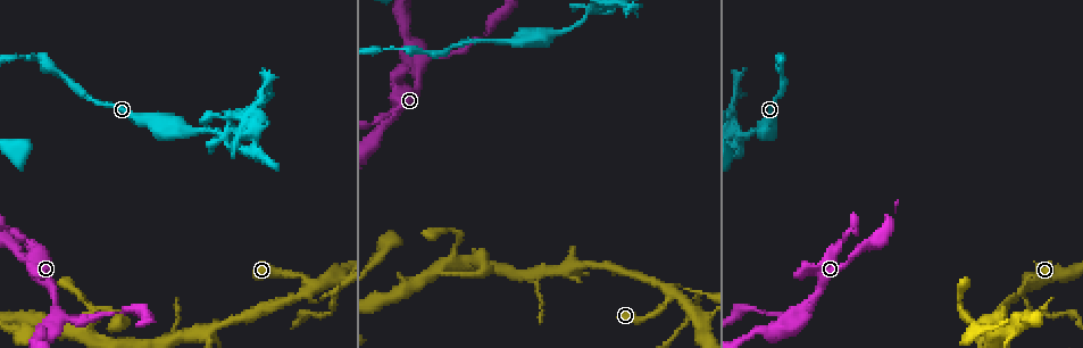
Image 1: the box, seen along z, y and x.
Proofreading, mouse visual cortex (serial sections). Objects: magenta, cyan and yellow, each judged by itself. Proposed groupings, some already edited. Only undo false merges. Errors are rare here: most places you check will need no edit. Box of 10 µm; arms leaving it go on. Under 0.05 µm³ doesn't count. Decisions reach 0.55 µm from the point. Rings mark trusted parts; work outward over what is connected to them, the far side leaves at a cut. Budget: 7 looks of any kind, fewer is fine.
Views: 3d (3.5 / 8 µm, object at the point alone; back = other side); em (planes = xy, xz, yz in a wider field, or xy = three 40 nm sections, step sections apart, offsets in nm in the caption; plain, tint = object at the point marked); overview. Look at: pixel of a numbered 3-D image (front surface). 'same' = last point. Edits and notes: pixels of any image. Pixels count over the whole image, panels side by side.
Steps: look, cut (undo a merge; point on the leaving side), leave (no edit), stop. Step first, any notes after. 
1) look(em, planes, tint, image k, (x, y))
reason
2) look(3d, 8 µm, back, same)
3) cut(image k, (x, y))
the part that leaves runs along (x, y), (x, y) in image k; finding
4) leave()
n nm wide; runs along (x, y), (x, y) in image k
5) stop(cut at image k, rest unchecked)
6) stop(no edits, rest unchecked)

look(3d, 8 µm, back, image 1, (221, 132))
abrupt turn

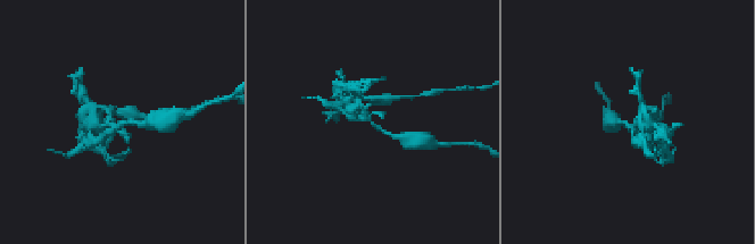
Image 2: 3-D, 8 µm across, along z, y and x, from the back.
look(em, planes, tint, same)
shape alone is not enough

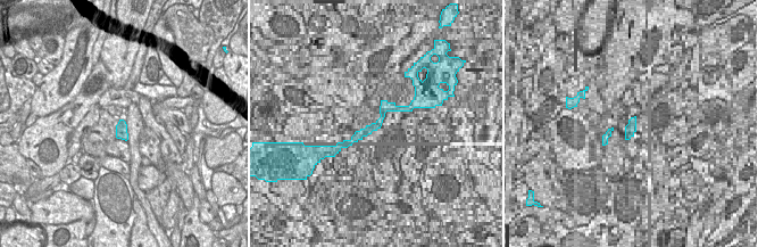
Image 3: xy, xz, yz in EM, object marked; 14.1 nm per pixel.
cut(image 2, (649, 115))
the part that leaves runs along (633, 126), (640, 123), (641, 100) in image 2; a second cell is stuck on

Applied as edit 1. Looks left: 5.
look(3d, 8 µm, back, image 1, (420, 61))
three arms meet

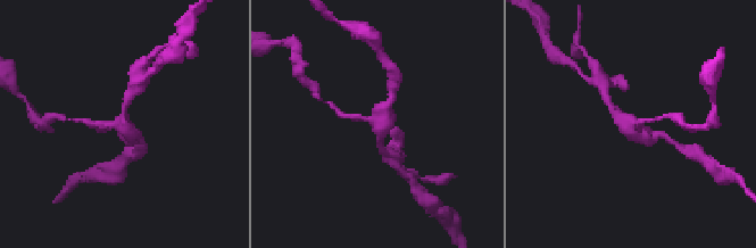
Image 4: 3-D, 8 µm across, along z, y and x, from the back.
look(3d, 3.5 µm, same)
closer look

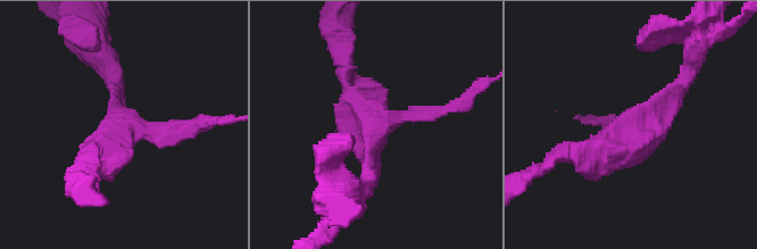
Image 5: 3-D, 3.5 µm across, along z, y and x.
look(em, xy, step 3, tint, image 5, (628, 129))
3 arms; arms of 150, 200, 250 nm

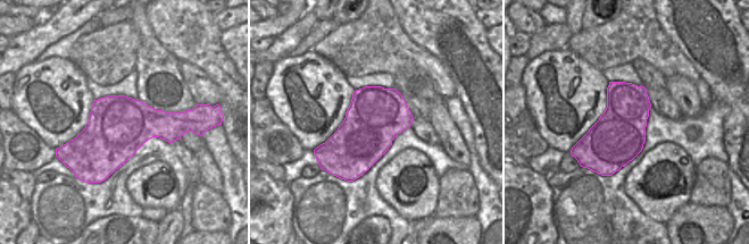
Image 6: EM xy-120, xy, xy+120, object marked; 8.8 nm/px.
leave()
runs along (681, 85), (602, 156), (571, 151) in image 5; one cell here

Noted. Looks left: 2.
look(3d, 3.5 µm, back, image 1, (671, 298))
thick turns thin

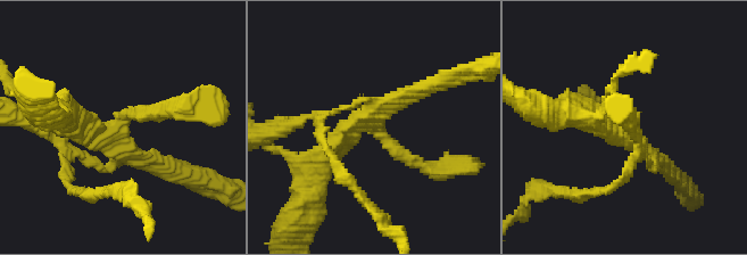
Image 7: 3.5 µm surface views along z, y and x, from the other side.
look(em, planes, tint, image 7, (118, 124))
4 arms; arms of 150, 200, 200, 300 nm

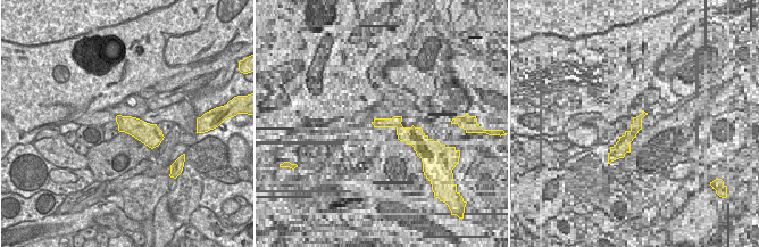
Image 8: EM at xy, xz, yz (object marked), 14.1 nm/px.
leave()
runs along (588, 107), (622, 114), (663, 163) in image 7; continuous, no second cell

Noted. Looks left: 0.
stop(cut at image 2, rest unchecked)

